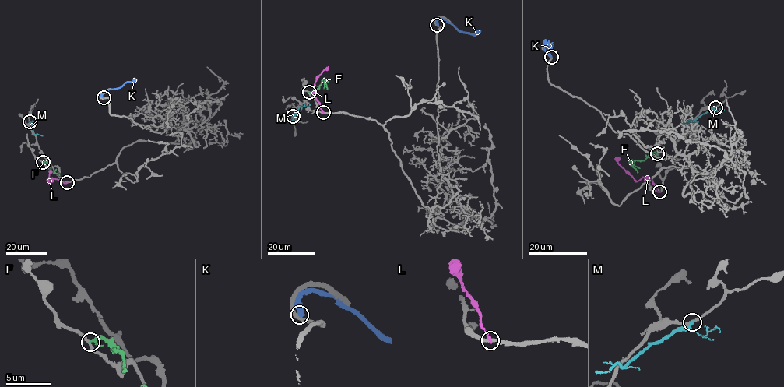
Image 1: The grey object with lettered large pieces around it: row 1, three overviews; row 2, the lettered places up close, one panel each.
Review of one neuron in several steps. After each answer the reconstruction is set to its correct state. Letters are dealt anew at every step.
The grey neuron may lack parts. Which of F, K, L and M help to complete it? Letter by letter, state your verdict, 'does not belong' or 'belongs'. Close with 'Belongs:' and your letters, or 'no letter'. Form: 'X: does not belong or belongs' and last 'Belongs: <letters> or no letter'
F: does not belong
K: does not belong
L: does not belong
M: does not belong
Belongs: no letter

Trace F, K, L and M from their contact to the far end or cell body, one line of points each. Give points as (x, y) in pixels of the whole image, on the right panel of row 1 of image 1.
F: (657, 153), (654, 153), (642, 160), (629, 161), (638, 172)
K: (551, 57), (544, 48), (546, 47), (549, 49), (551, 44), (549, 46), (543, 41)
L: (659, 191), (650, 179), (642, 177), (635, 181), (619, 163), (619, 156)
M: (715, 107), (694, 121), (684, 123)

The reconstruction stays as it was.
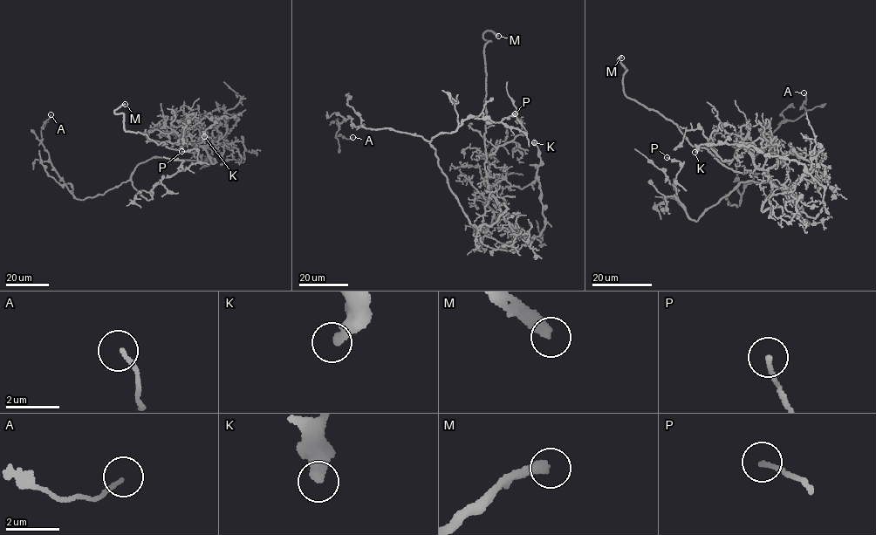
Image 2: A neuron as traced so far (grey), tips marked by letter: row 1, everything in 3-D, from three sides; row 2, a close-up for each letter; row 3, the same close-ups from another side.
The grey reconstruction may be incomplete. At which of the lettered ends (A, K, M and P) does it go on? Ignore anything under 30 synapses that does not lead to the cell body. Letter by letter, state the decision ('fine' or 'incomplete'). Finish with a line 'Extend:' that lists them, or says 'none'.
A: fine
K: fine
M: incomplete
P: fine
Extend: M

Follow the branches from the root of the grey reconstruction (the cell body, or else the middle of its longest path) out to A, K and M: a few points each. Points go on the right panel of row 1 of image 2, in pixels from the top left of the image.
A: (789, 200), (767, 181), (742, 181), (726, 195), (740, 205), (756, 155), (780, 123), (804, 113), (804, 92)
K: (789, 200), (808, 216), (820, 212), (824, 188), (804, 164), (763, 154), (753, 147), (701, 144), (694, 152)
M: (789, 200), (803, 211), (763, 170), (727, 168), (671, 120), (628, 98), (621, 58)

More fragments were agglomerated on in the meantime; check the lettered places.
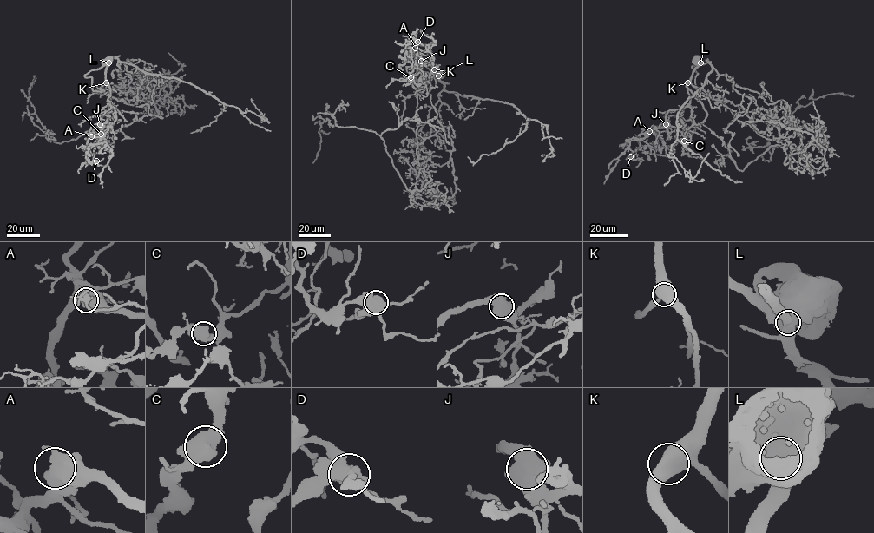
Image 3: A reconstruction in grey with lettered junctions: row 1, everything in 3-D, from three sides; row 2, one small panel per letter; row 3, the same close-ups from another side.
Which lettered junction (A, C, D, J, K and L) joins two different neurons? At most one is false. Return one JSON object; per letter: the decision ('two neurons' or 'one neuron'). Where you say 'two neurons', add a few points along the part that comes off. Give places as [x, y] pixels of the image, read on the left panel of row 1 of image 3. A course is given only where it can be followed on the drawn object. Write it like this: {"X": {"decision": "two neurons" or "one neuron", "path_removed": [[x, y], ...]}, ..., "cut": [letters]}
{"A": {"decision": "one neuron"}, "C": {"decision": "one neuron"}, "D": {"decision": "one neuron"}, "J": {"decision": "one neuron"}, "K": {"decision": "one neuron"}, "L": {"decision": "two neurons", "path_removed": [[108, 62], [115, 57], [146, 73], [191, 83], [225, 104], [266, 119], [251, 98]]}, "cut": ["L"]}

